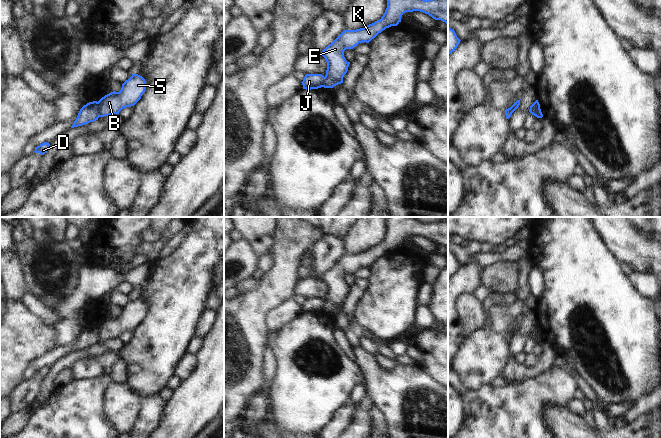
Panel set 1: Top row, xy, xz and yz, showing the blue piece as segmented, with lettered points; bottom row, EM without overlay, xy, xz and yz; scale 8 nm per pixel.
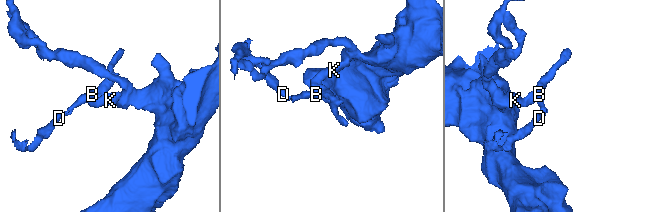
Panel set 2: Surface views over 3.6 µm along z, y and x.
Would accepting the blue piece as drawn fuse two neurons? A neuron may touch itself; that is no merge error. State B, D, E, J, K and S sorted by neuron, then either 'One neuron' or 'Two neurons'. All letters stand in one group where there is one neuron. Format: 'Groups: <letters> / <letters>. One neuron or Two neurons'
Groups: B E K S / D J. Two neurons

